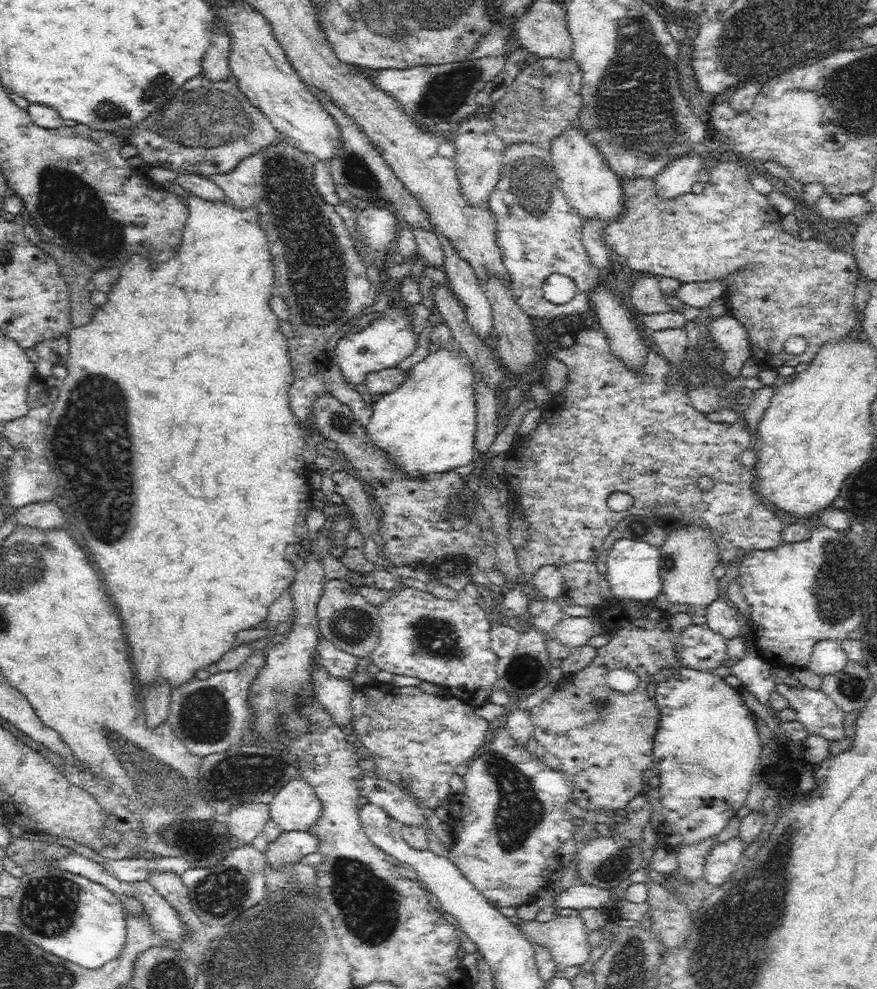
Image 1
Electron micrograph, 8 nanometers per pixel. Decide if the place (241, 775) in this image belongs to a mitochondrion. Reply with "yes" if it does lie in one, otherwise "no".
yes

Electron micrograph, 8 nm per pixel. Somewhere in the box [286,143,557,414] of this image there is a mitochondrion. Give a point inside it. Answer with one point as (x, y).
(354, 169)

